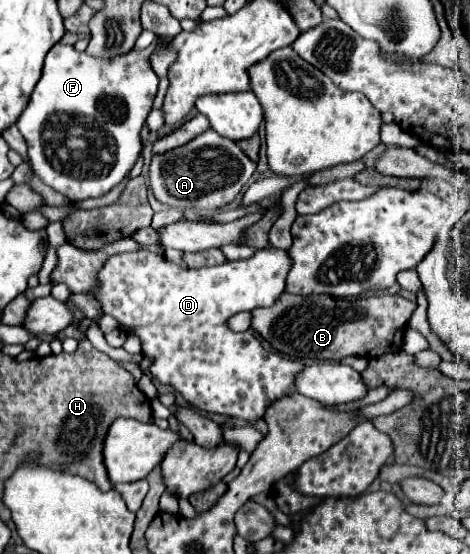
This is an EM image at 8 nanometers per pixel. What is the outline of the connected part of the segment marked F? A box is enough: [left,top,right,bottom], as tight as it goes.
[16,37,160,201]

